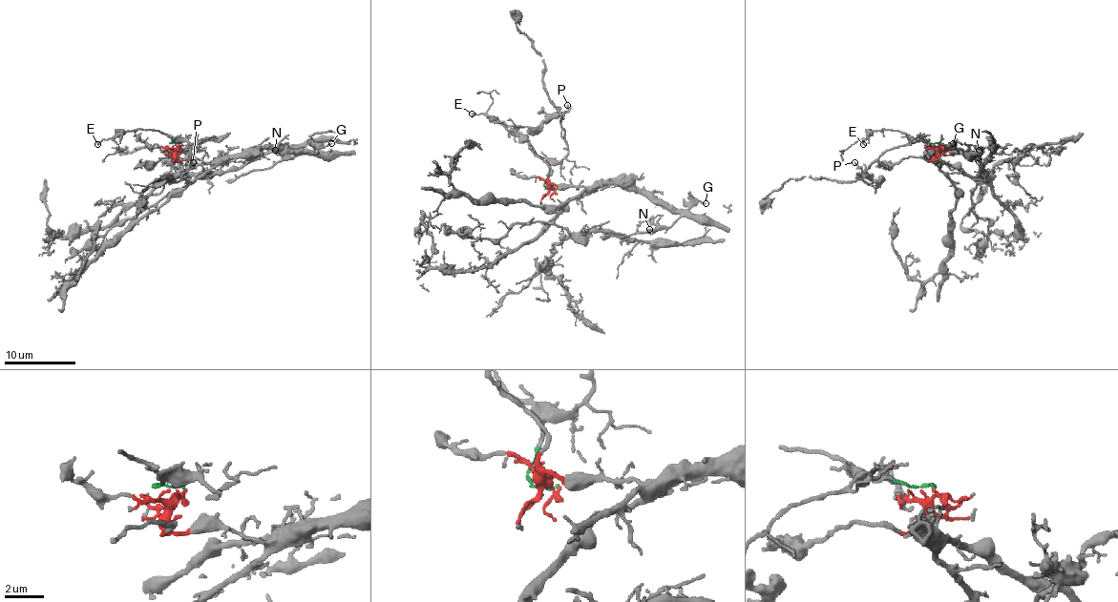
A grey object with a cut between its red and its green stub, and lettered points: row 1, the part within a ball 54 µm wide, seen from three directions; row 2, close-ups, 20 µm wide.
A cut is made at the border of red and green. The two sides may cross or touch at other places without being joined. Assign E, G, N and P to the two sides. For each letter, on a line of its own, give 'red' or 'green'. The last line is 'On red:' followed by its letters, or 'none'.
E: green
G: red
N: red
P: green
On red: G, N

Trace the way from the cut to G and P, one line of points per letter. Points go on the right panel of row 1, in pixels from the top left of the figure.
G: (938, 144), (935, 162), (934, 157), (942, 148), (959, 150), (951, 146), (953, 143)
P: (938, 143), (908, 141), (903, 146), (883, 152), (864, 172), (854, 162)

